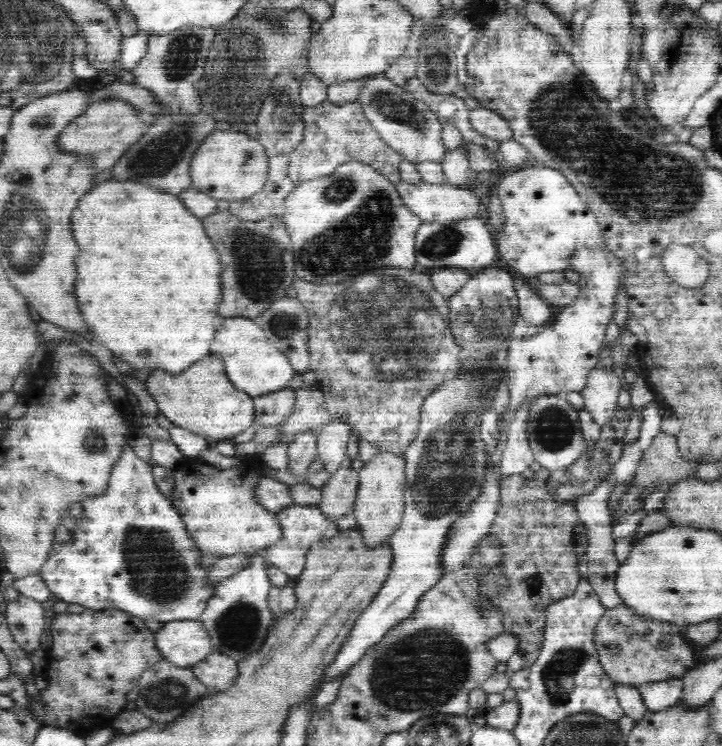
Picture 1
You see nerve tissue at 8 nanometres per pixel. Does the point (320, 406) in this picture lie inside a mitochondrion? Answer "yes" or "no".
no

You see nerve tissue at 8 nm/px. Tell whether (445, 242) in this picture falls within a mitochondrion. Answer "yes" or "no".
yes

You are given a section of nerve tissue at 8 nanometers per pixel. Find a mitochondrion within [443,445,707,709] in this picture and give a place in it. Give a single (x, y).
(557, 674)

